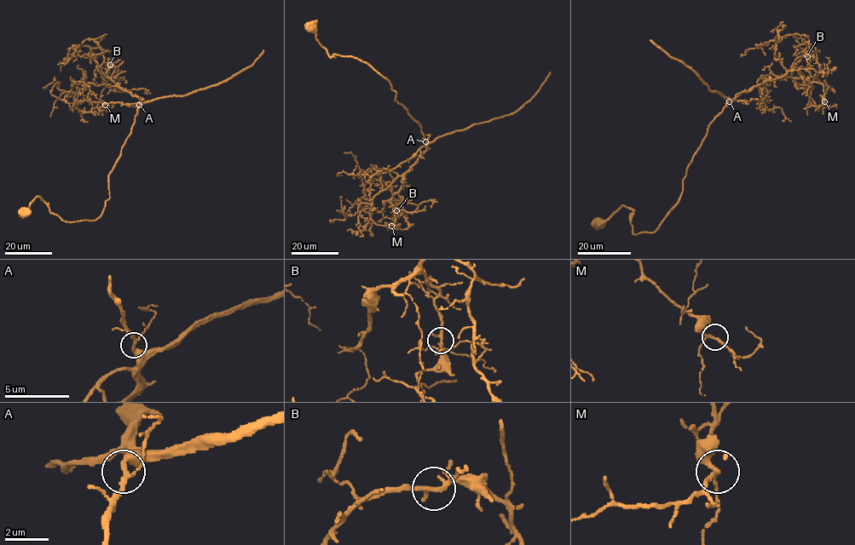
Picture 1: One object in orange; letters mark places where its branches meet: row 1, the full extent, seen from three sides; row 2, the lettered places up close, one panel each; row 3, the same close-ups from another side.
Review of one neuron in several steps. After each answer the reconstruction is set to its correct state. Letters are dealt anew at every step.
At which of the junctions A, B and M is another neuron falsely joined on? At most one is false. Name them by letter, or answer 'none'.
none

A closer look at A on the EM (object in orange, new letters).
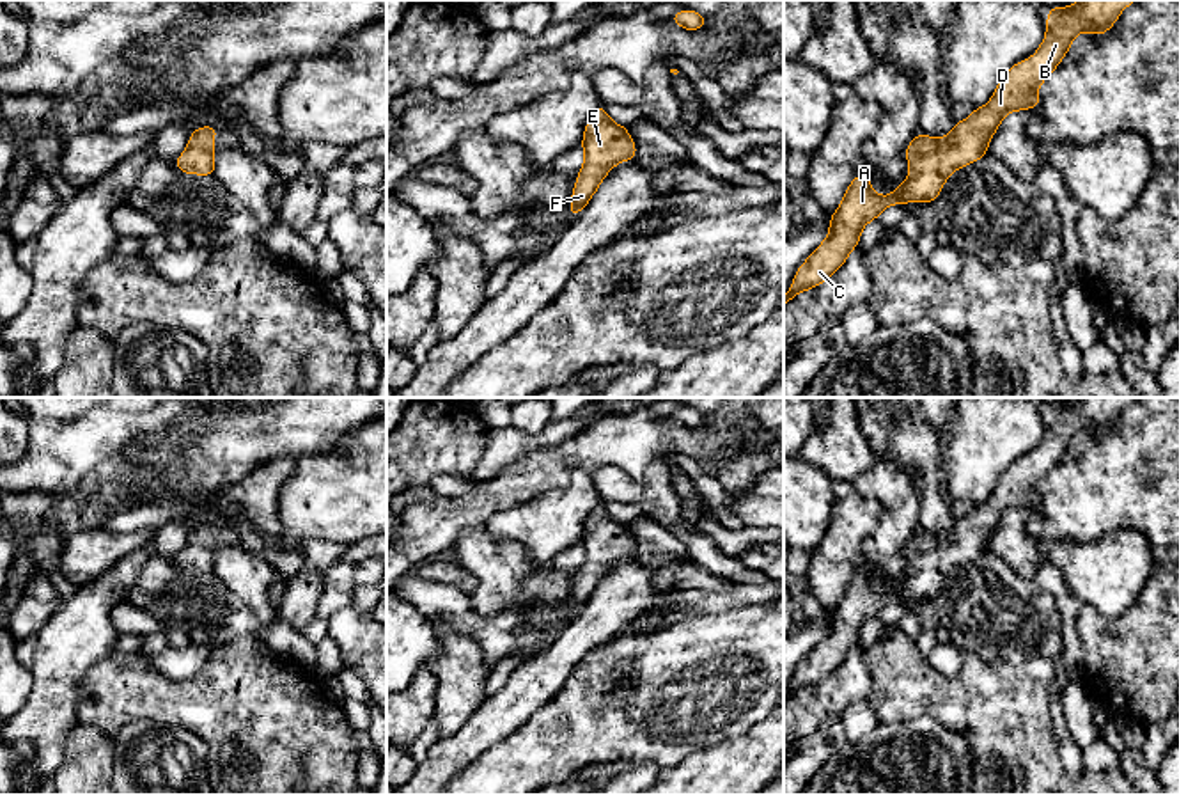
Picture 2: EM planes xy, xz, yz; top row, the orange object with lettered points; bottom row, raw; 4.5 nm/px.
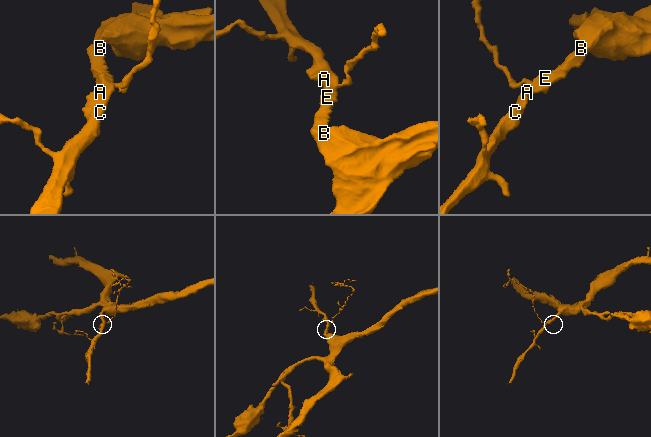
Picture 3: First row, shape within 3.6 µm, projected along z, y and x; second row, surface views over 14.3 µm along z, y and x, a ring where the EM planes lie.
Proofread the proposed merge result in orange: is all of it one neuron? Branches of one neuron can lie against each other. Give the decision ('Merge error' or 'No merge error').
No merge error

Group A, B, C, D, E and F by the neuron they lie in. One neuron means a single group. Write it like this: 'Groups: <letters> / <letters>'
Groups: A B C D E F

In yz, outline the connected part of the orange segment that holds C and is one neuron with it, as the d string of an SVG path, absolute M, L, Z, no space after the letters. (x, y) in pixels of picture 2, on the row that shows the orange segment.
M1078 0L1073 7L1050 7L1046 39L1034 57L1016 62L1000 80L986 106L956 122L950 135L933 138L917 135L908 149L910 177L894 193L881 197L871 188L871 177L856 174L842 204L830 218L828 238L798 268L784 307L801 291L826 282L858 247L867 222L890 204L910 201L934 202L945 179L956 170L986 156L989 140L1002 119L1012 110L1035 108L1037 87L1053 73L1078 32L1106 34L1126 5L1136 0Z

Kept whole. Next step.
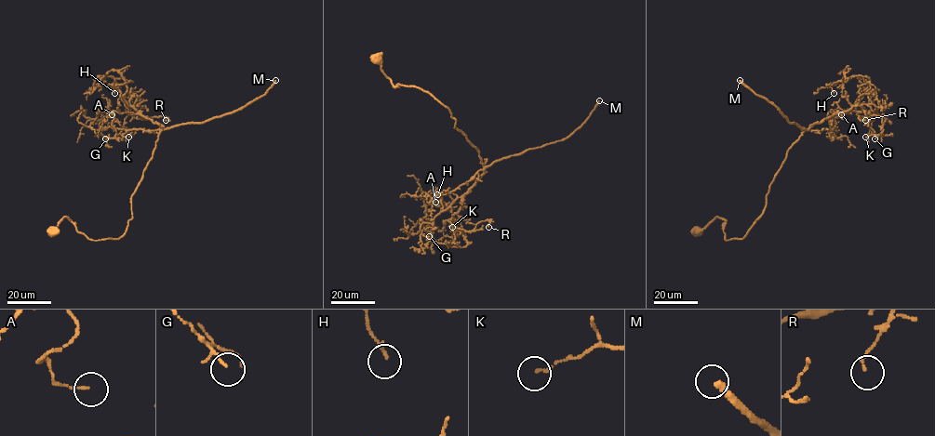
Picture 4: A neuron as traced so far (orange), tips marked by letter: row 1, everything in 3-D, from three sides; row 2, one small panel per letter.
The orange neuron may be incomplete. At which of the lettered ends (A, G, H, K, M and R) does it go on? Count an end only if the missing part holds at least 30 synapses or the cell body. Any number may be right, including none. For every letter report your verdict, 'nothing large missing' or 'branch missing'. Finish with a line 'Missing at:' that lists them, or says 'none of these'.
A: nothing large missing
G: nothing large missing
H: nothing large missing
K: nothing large missing
M: branch missing
R: nothing large missing
Missing at: M

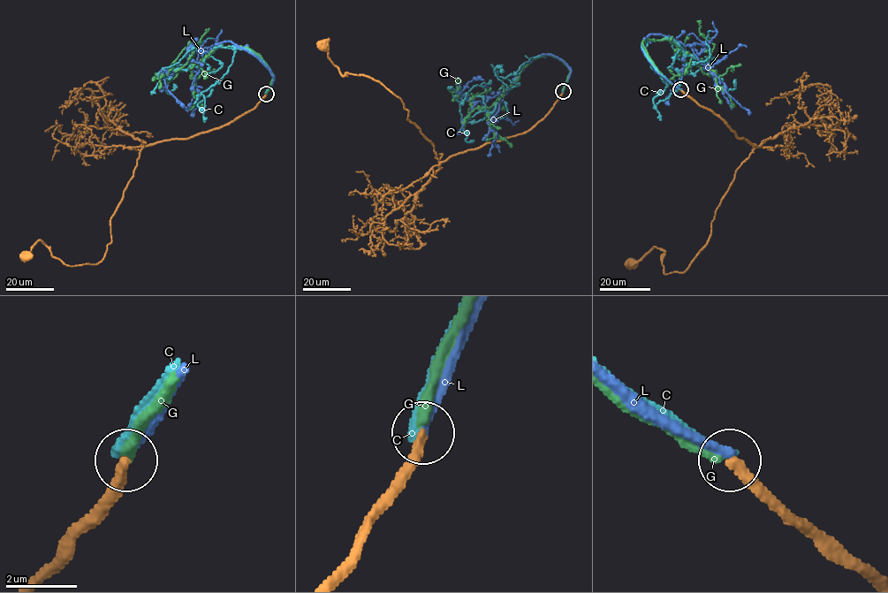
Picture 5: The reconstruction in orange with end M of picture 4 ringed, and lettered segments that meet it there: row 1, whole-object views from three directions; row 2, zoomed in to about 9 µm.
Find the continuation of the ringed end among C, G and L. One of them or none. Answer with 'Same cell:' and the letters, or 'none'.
Same cell: L

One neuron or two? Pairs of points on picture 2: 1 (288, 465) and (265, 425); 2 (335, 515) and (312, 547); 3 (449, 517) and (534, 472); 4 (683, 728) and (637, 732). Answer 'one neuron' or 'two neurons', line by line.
1: two neurons
2: two neurons
3: one neuron
4: one neuron

